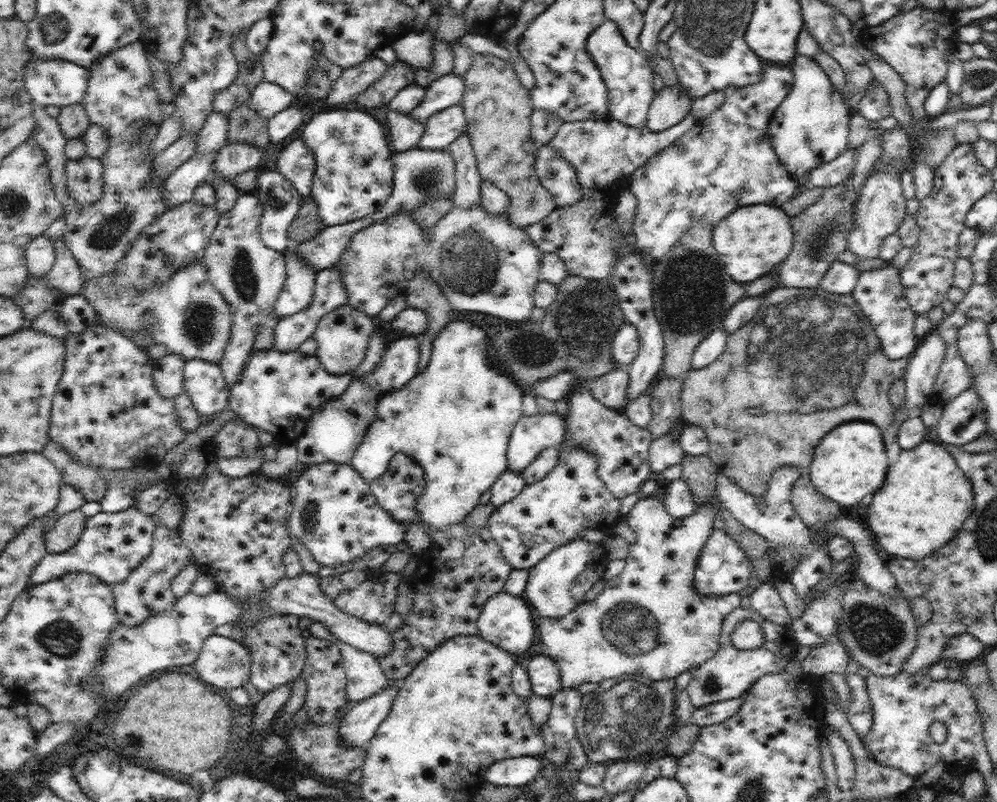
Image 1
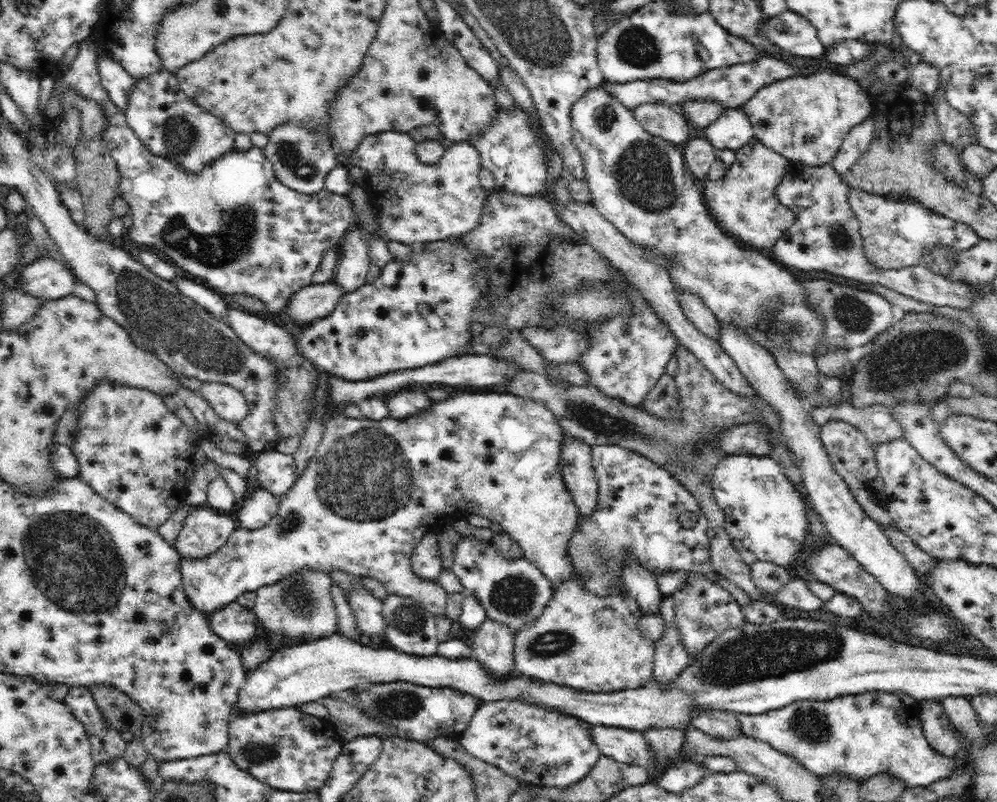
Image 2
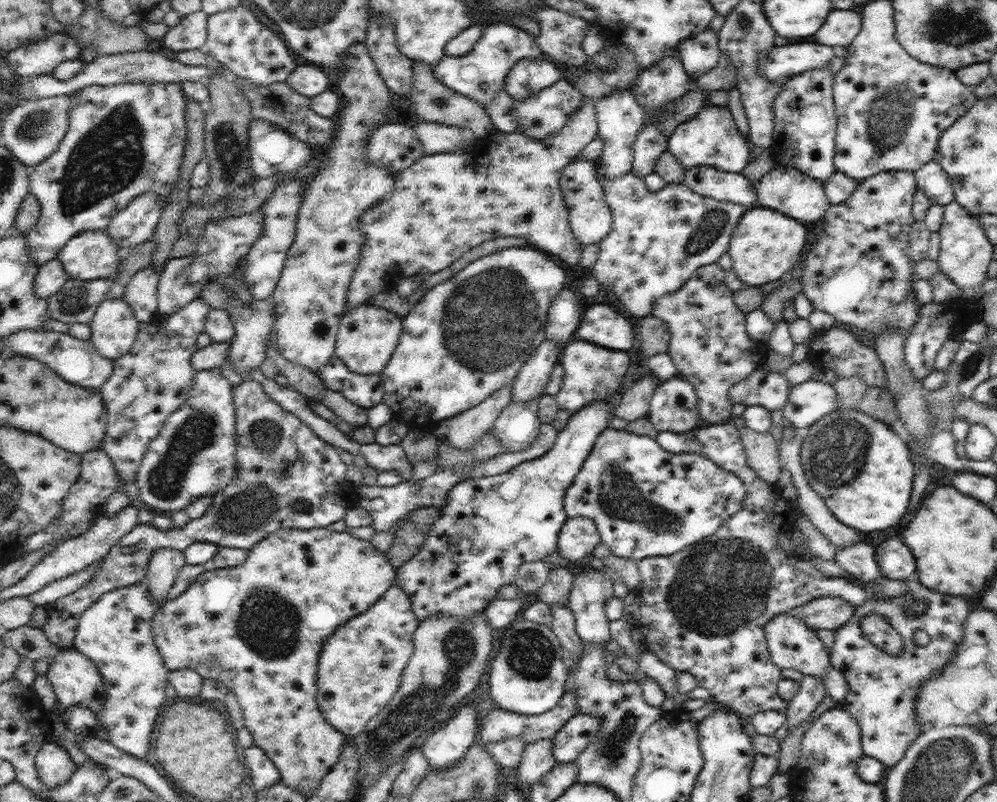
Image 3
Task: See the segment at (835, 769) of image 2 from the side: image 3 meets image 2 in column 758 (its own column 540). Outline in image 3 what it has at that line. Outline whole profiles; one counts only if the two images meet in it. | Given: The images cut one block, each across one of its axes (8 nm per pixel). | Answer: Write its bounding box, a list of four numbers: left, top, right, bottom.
[478,691,577,749]

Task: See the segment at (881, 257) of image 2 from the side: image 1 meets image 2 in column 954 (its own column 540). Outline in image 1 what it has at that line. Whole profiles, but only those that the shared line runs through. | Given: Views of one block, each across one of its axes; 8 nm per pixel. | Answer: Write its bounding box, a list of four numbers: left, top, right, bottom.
[525,112,697,280]

